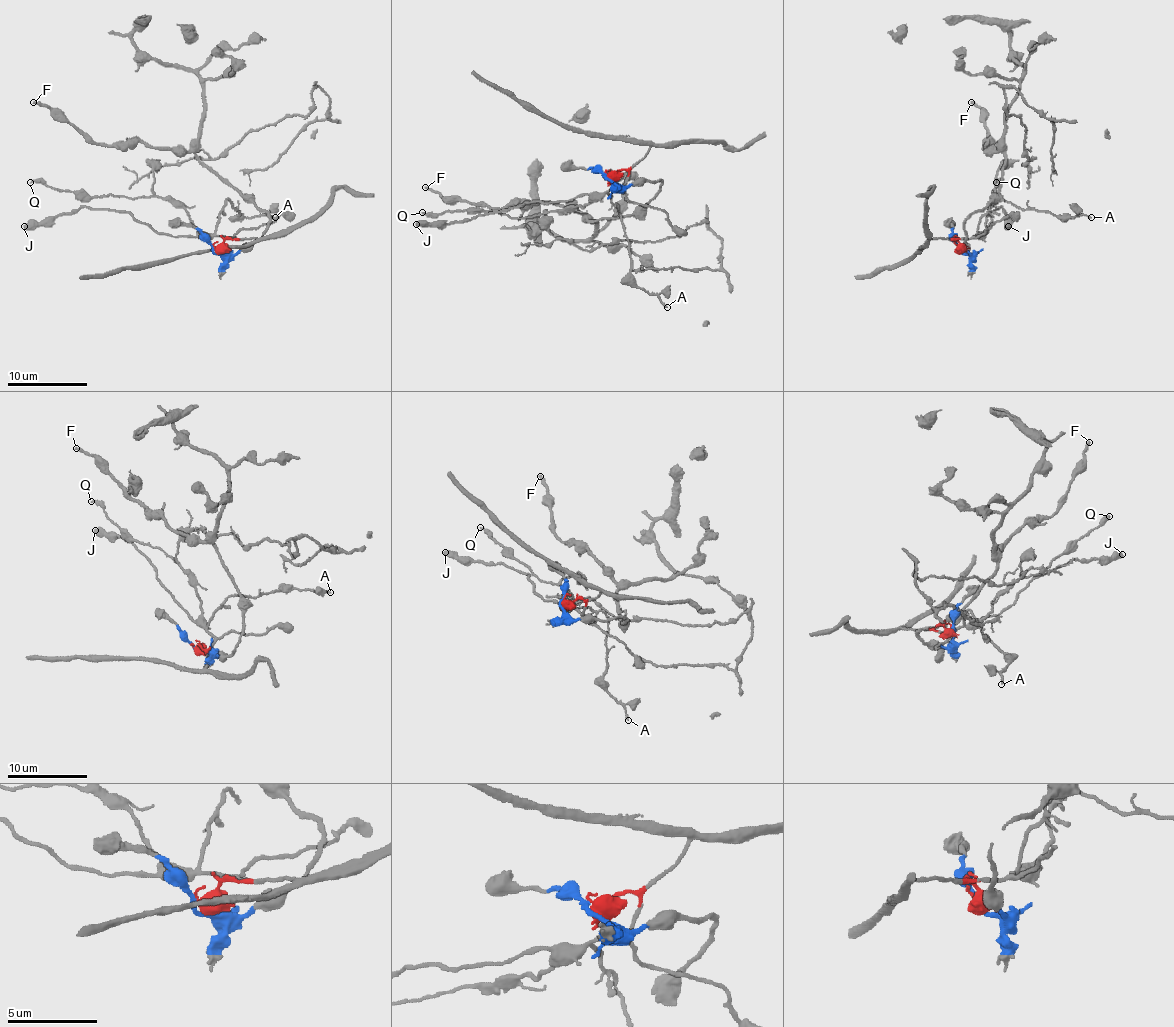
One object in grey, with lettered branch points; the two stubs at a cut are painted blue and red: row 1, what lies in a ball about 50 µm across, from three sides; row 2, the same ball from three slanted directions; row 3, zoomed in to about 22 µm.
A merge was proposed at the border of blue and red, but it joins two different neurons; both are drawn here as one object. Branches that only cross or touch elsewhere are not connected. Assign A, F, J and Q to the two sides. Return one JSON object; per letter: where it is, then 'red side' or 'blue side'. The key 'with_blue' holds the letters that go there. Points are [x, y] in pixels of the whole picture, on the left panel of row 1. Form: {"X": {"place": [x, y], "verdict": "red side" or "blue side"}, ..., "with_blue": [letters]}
{"A": {"place": [275, 217], "verdict": "red side"}, "F": {"place": [33, 102], "verdict": "blue side"}, "J": {"place": [24, 226], "verdict": "red side"}, "Q": {"place": [30, 182], "verdict": "red side"}, "with_blue": ["F"]}

